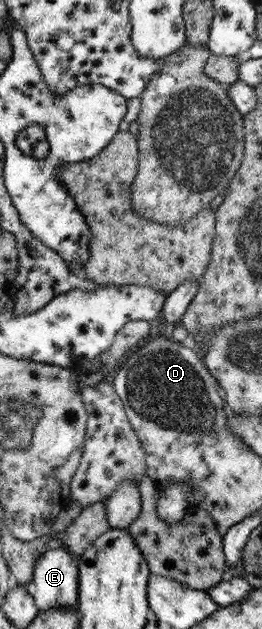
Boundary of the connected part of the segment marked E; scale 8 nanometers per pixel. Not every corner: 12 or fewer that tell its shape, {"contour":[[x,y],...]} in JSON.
{"contour":[[64,547],[34,562],[38,611],[77,607],[76,555]]}

